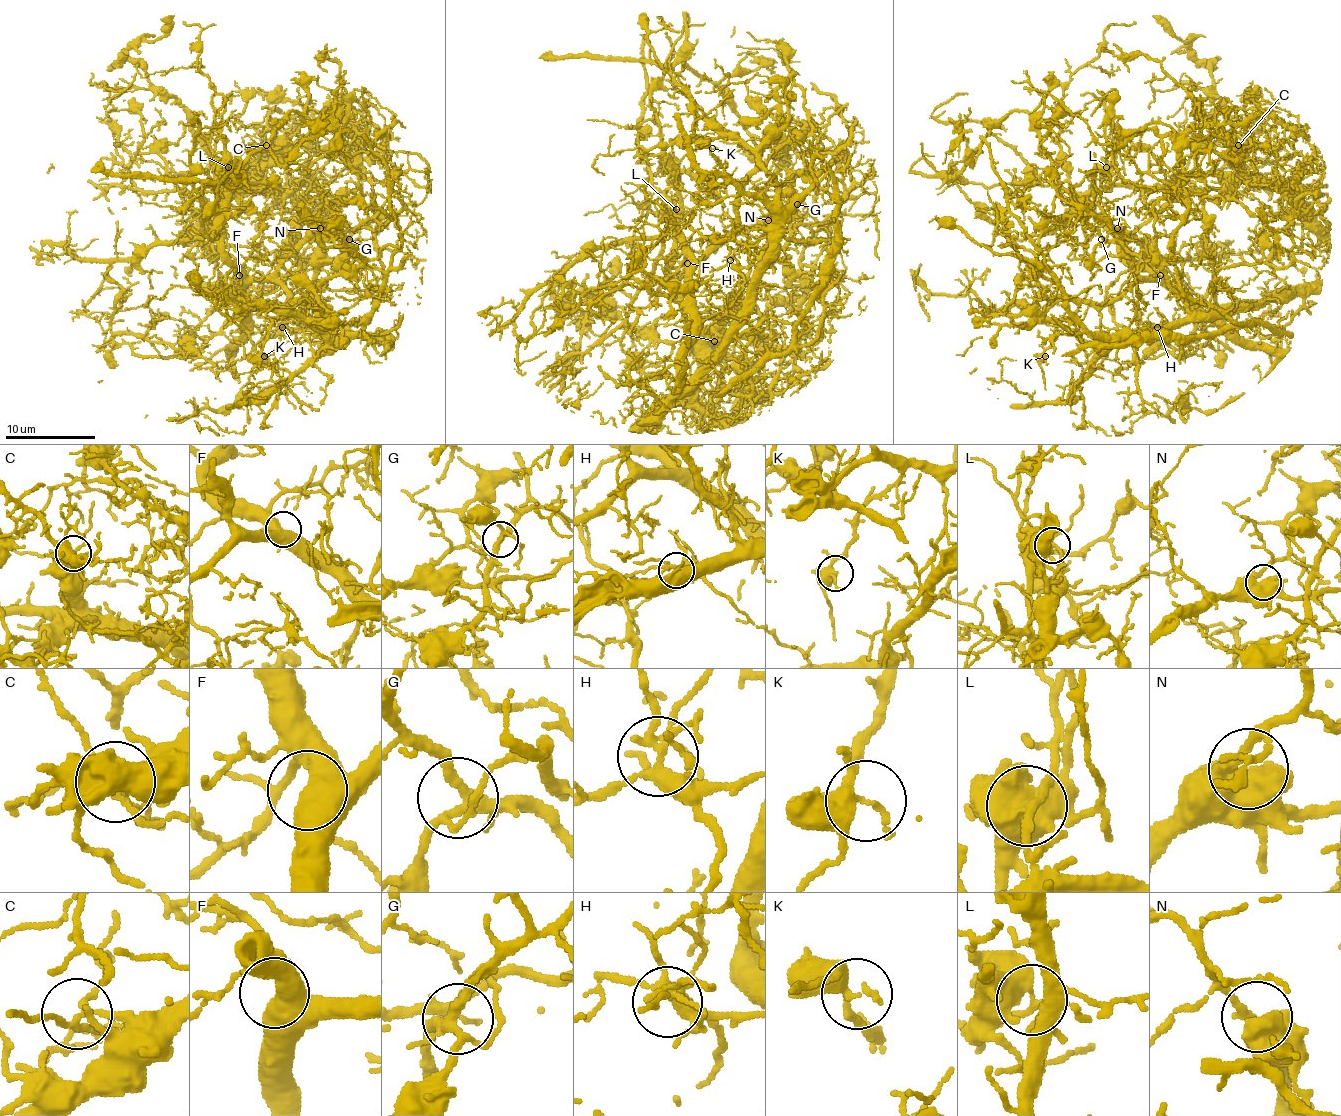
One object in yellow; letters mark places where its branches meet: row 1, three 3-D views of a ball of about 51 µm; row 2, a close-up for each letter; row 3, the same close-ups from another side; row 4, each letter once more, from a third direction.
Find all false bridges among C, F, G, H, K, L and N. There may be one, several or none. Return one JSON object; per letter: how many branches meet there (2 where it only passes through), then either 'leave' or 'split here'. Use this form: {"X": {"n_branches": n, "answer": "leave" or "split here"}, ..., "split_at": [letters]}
{"C": {"n_branches": 4, "answer": "leave"}, "F": {"n_branches": 2, "answer": "leave"}, "G": {"n_branches": 5, "answer": "leave"}, "H": {"n_branches": 7, "answer": "leave"}, "K": {"n_branches": 4, "answer": "leave"}, "L": {"n_branches": 2, "answer": "split here"}, "N": {"n_branches": 2, "answer": "leave"}, "split_at": ["L"]}

